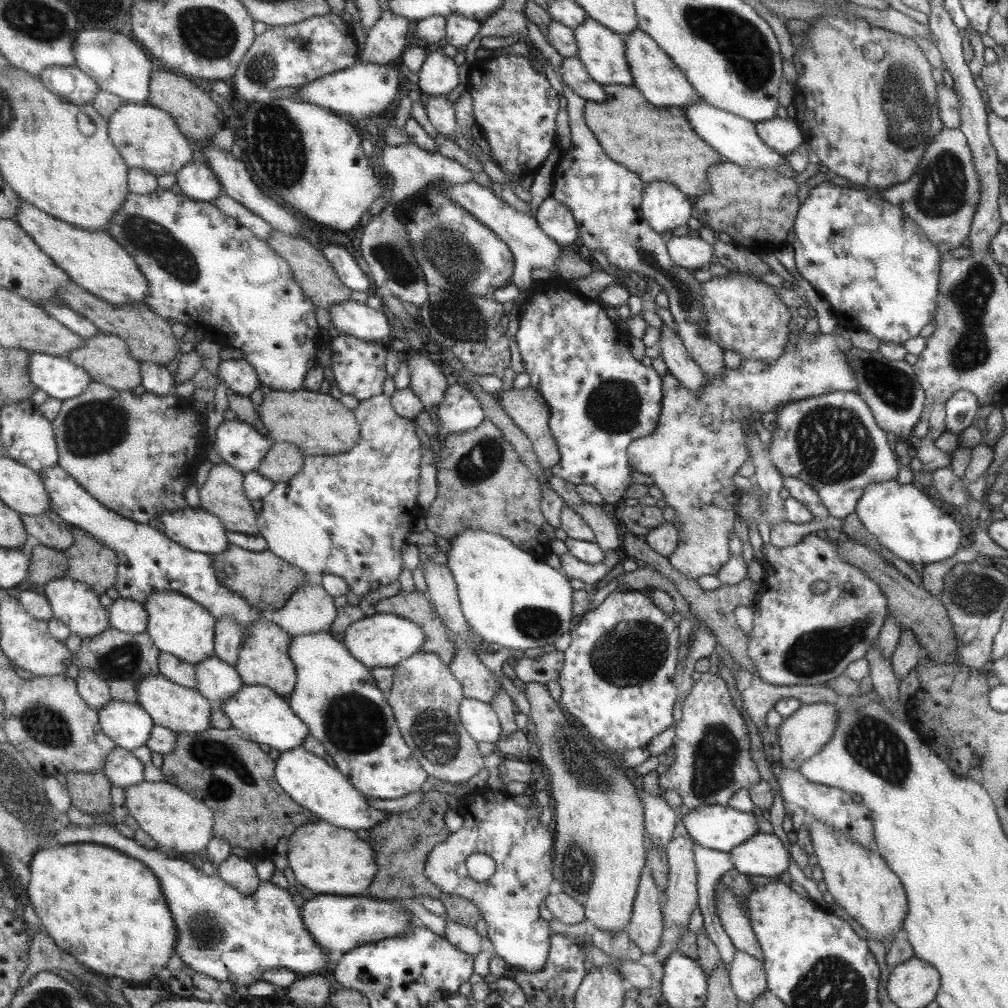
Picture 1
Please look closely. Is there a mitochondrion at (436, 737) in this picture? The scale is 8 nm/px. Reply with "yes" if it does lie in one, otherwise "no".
yes

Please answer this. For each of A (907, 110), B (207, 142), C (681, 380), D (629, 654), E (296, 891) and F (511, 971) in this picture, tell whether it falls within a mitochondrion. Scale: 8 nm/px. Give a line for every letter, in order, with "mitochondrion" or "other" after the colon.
A: mitochondrion
B: other
C: other
D: mitochondrion
E: other
F: other

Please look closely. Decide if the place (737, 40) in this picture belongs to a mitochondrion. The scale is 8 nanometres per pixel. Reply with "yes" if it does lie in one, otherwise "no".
yes

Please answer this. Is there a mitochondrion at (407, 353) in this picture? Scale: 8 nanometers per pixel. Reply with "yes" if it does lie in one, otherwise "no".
no

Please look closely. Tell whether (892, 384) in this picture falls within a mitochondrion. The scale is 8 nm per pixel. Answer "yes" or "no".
yes

